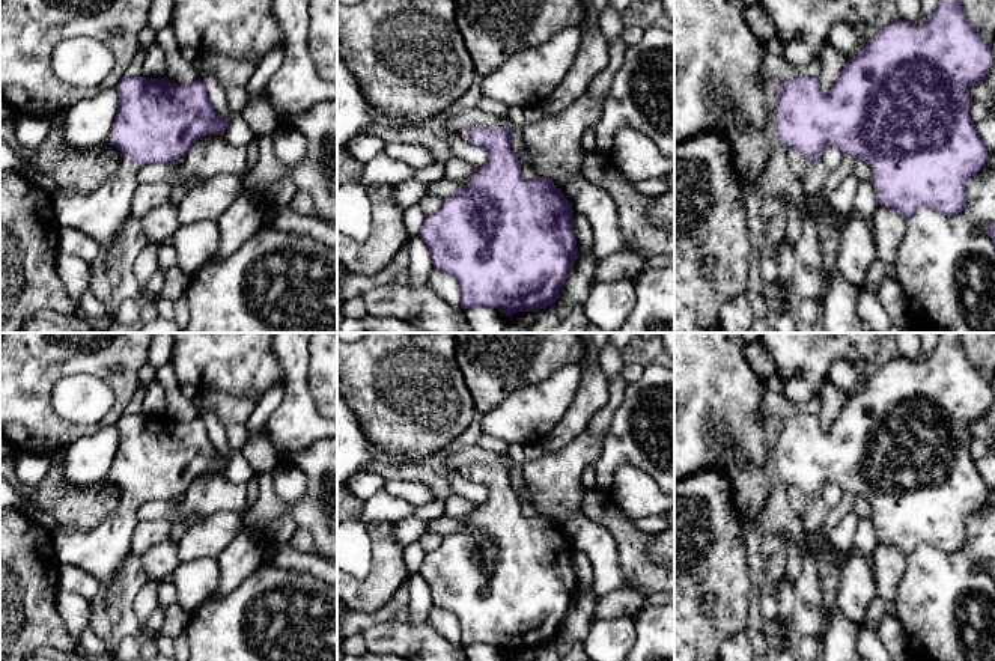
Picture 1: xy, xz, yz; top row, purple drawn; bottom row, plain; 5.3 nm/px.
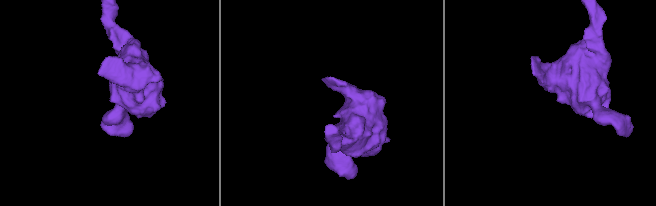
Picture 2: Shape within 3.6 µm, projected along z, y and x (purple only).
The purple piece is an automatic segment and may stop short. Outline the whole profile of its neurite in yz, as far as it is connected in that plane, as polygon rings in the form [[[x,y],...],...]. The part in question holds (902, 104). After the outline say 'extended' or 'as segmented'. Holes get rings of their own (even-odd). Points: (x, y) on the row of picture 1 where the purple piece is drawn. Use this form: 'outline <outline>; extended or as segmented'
outline [[[939,0],[936,11],[927,21],[915,24],[908,20],[897,20],[879,30],[857,56],[846,62],[826,95],[822,93],[816,77],[798,77],[780,83],[775,108],[778,137],[789,149],[796,149],[807,160],[807,175],[801,181],[801,203],[808,208],[808,215],[816,221],[822,276],[828,280],[828,288],[820,297],[820,319],[825,333],[864,333],[864,322],[857,312],[861,288],[846,282],[837,271],[837,251],[849,214],[829,209],[828,200],[820,199],[820,190],[829,173],[820,160],[823,149],[826,146],[837,148],[843,155],[866,161],[872,170],[870,181],[878,203],[899,211],[906,220],[923,206],[954,217],[965,209],[968,181],[984,169],[989,158],[989,152],[969,116],[972,104],[969,86],[984,81],[992,66],[992,50],[969,24],[962,2]]]; extended

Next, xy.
outline [[[123,75],[116,89],[119,104],[110,142],[123,154],[119,169],[93,193],[53,196],[59,224],[95,239],[108,259],[132,217],[138,167],[173,163],[206,134],[223,134],[229,123],[215,111],[199,78],[179,86],[167,77]]]; extended

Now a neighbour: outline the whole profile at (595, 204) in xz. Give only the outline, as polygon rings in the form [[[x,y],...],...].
[[[584,178],[569,181],[561,193],[574,212],[584,215],[593,227],[593,257],[605,257],[625,250],[617,223],[617,208],[610,193]]]

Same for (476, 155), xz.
[[[453,134],[450,140],[453,157],[458,157],[473,167],[480,167],[488,161],[488,149],[485,146],[474,146],[464,142],[458,134]]]

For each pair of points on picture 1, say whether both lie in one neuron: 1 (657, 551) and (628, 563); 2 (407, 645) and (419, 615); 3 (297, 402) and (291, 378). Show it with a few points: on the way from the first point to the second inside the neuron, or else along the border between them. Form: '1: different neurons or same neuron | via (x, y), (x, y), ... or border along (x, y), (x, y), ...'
1: different neurons | border along (651, 535), (646, 544), (646, 554), (658, 566)
2: different neurons | border along (410, 621), (426, 622)
3: same neuron | via (297, 396), (295, 384)

